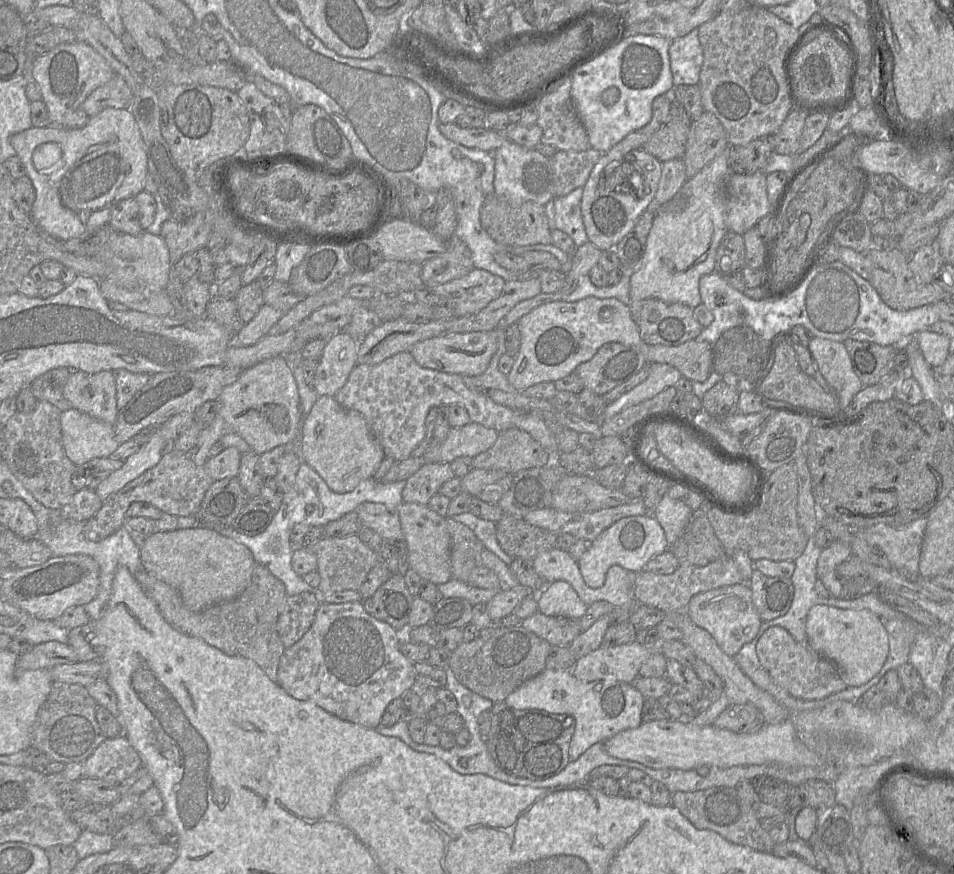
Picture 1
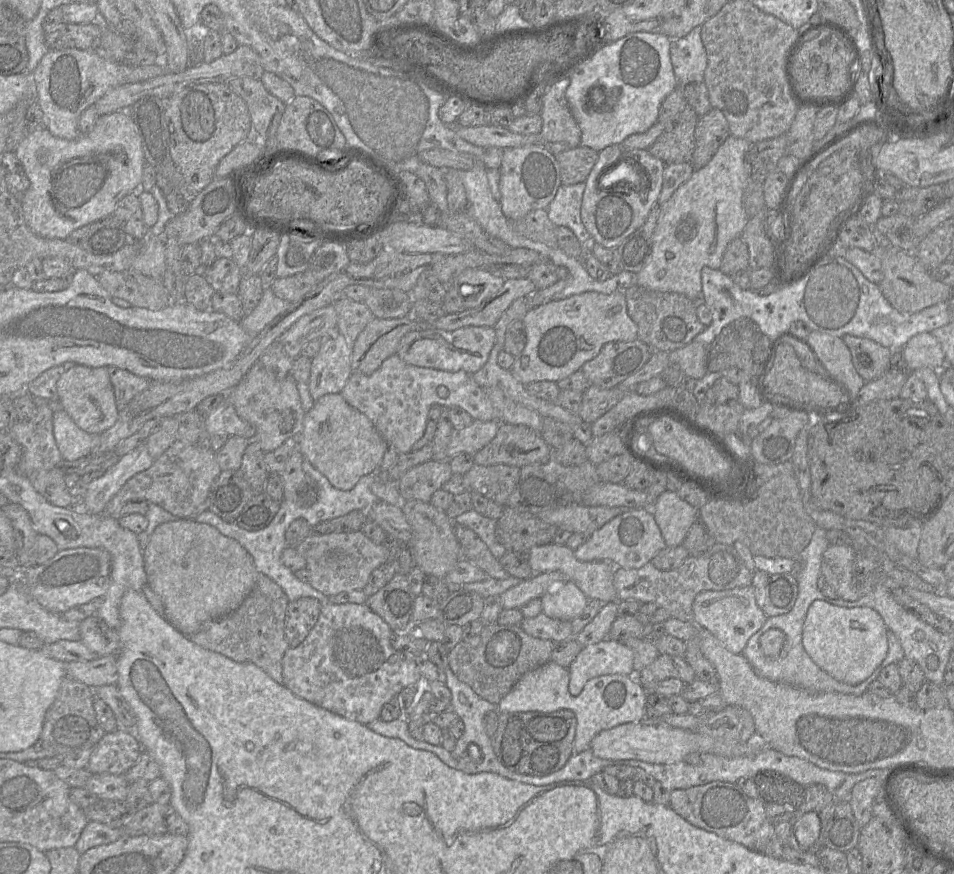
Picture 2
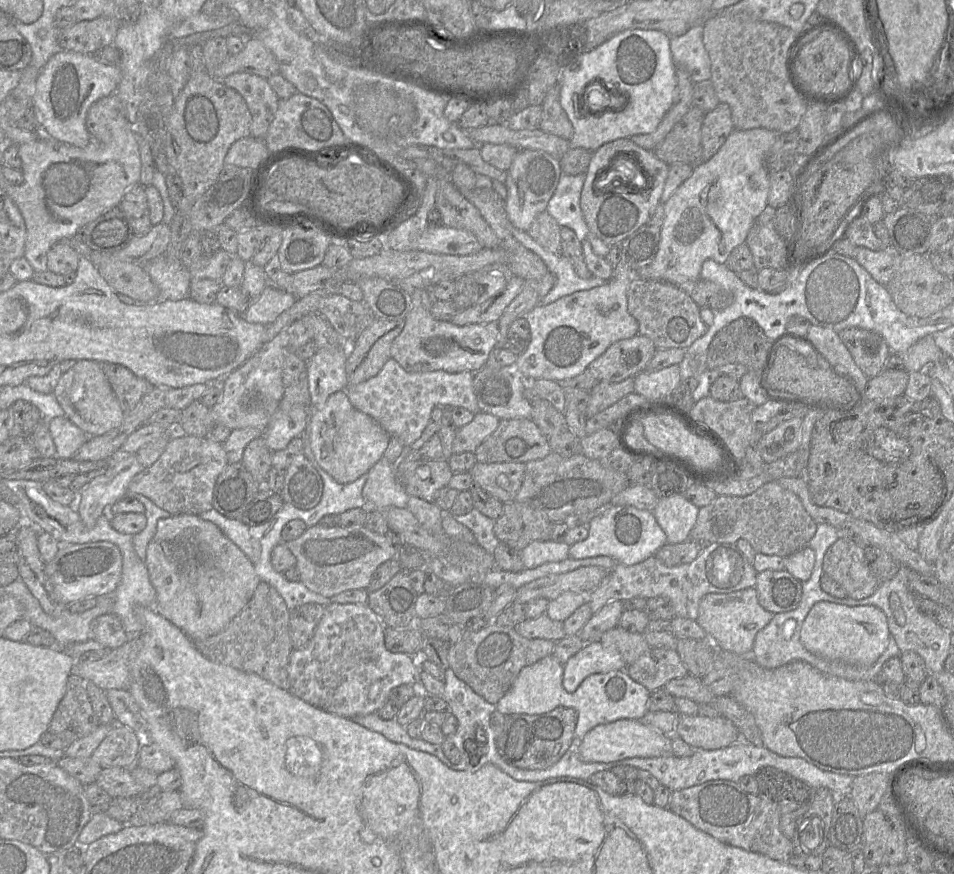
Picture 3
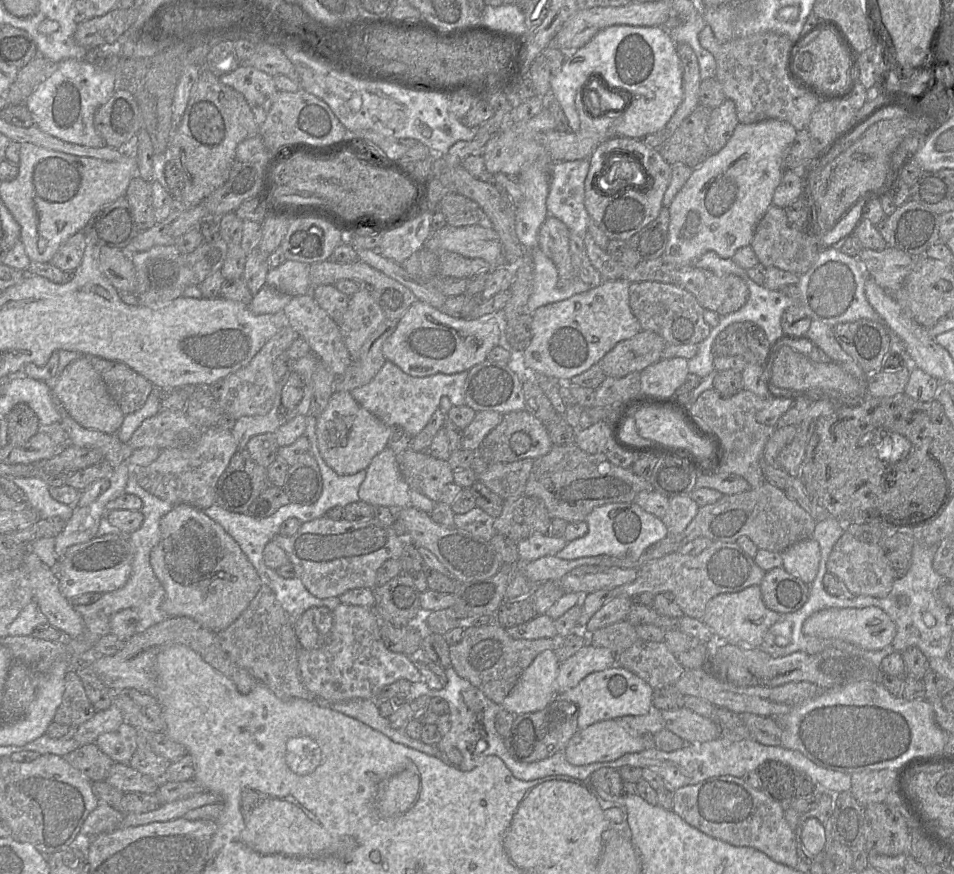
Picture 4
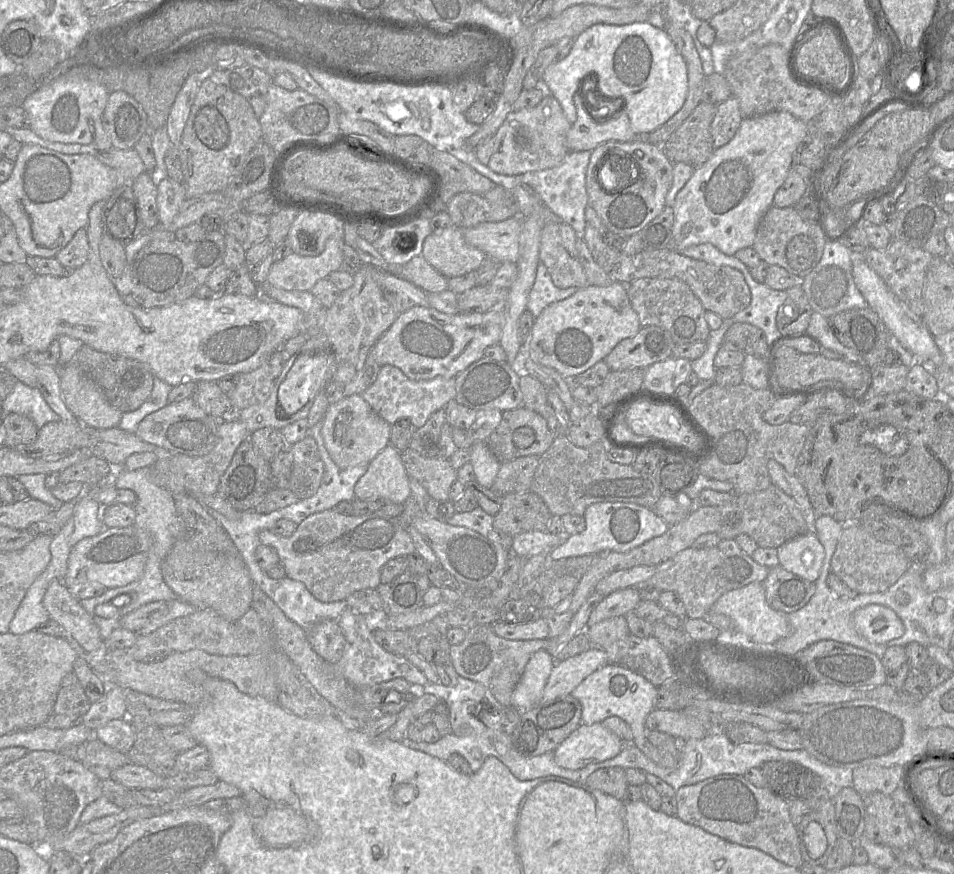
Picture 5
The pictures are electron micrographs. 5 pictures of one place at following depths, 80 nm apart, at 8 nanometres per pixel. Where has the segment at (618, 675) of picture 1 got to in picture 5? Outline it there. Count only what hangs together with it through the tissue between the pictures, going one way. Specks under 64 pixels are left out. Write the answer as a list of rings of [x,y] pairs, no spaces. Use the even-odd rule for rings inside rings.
[[[591,646],[563,661],[555,661],[540,703],[570,694],[587,676],[606,663],[606,652],[598,646]]]

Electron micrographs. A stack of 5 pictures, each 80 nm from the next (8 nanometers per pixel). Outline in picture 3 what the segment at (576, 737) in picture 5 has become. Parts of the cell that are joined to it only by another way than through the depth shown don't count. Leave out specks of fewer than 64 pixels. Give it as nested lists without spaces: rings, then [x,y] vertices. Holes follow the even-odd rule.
[[[620,719],[595,726],[577,742],[577,751],[585,762],[609,763],[625,758],[652,758],[671,753],[671,736],[634,719]]]

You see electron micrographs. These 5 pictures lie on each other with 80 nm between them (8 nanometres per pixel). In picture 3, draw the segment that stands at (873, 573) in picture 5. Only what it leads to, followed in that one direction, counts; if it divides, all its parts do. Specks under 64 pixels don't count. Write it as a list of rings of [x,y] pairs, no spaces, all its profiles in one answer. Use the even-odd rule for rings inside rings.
[[[838,538],[826,551],[823,573],[839,583],[847,597],[864,599],[872,595],[879,582],[869,569],[864,545],[851,539]]]

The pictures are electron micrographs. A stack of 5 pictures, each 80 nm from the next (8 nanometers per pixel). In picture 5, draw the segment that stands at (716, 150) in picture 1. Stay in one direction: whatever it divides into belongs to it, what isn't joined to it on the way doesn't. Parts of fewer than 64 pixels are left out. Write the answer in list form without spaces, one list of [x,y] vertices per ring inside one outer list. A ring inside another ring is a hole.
[[[734,95],[717,105],[716,114],[711,123],[714,149],[722,147],[734,137],[742,119],[739,101]]]

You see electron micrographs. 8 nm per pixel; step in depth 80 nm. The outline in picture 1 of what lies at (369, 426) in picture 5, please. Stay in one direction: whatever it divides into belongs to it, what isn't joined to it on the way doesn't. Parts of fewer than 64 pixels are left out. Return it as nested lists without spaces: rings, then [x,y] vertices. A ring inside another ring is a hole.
[[[322,395],[301,423],[299,456],[321,476],[333,492],[344,494],[354,490],[360,482],[373,478],[385,453],[365,418],[358,411],[345,409],[333,396]]]

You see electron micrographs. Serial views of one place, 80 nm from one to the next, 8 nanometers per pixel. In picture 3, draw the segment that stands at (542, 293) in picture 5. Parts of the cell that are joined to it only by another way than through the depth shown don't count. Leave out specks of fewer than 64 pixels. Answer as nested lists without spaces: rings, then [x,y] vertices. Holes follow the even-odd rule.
[[[513,226],[512,235],[525,248],[540,257],[547,266],[549,273],[555,277],[553,288],[541,299],[538,305],[548,305],[576,291],[589,290],[601,286],[606,282],[606,280],[595,276],[589,279],[580,278],[566,257],[562,254],[555,255],[547,251],[535,242],[527,232],[521,231]]]

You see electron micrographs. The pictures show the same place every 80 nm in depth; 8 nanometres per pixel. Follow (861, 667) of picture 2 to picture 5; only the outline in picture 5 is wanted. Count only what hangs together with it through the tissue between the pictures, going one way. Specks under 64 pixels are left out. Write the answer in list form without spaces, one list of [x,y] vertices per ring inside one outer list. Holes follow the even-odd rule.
[[[878,604],[857,609],[853,613],[853,624],[862,637],[877,644],[886,644],[900,638],[905,632],[898,615],[892,609]]]

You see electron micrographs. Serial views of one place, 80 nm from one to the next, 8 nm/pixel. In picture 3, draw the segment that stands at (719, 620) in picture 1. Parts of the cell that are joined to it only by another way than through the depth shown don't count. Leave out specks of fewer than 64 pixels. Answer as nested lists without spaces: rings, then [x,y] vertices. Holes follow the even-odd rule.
[[[755,587],[731,593],[709,593],[699,602],[696,622],[708,635],[717,650],[737,655],[750,655],[756,634],[772,620],[774,614],[765,610],[758,601]]]

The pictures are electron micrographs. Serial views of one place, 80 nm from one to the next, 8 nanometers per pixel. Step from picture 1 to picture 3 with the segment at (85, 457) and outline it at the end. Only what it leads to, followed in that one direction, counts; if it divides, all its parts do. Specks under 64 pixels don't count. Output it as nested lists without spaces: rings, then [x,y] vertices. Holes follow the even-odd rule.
[[[66,416],[56,417],[52,419],[49,422],[49,431],[55,444],[56,457],[62,459],[73,459],[76,452],[80,449],[82,445],[84,445],[88,441],[89,437],[94,437],[94,436],[88,436],[84,431],[82,431],[79,427],[77,427],[74,423],[72,423]]]

